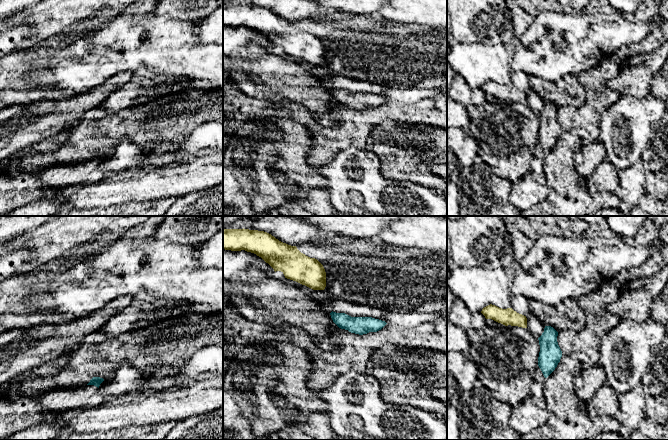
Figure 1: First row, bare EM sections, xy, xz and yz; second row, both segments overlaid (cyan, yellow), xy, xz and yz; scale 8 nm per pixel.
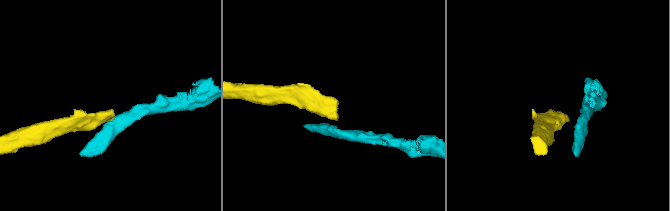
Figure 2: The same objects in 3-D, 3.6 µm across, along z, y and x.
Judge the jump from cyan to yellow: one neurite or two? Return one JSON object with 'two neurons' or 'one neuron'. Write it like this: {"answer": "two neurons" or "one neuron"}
{"answer": "two neurons"}

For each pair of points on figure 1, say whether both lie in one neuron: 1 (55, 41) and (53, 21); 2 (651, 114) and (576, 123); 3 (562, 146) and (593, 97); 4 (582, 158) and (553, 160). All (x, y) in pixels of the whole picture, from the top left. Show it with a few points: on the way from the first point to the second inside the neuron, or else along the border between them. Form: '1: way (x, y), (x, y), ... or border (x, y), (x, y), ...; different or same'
1: border (74, 23), (65, 26), (57, 34), (41, 41); different
2: border (615, 102), (601, 115), (597, 139); different
3: way (574, 134), (592, 109); same
4: border (590, 142), (574, 155), (574, 169), (585, 180); different

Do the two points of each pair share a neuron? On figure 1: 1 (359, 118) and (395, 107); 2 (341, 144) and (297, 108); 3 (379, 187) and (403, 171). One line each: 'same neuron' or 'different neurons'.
1: same neuron
2: same neuron
3: different neurons

